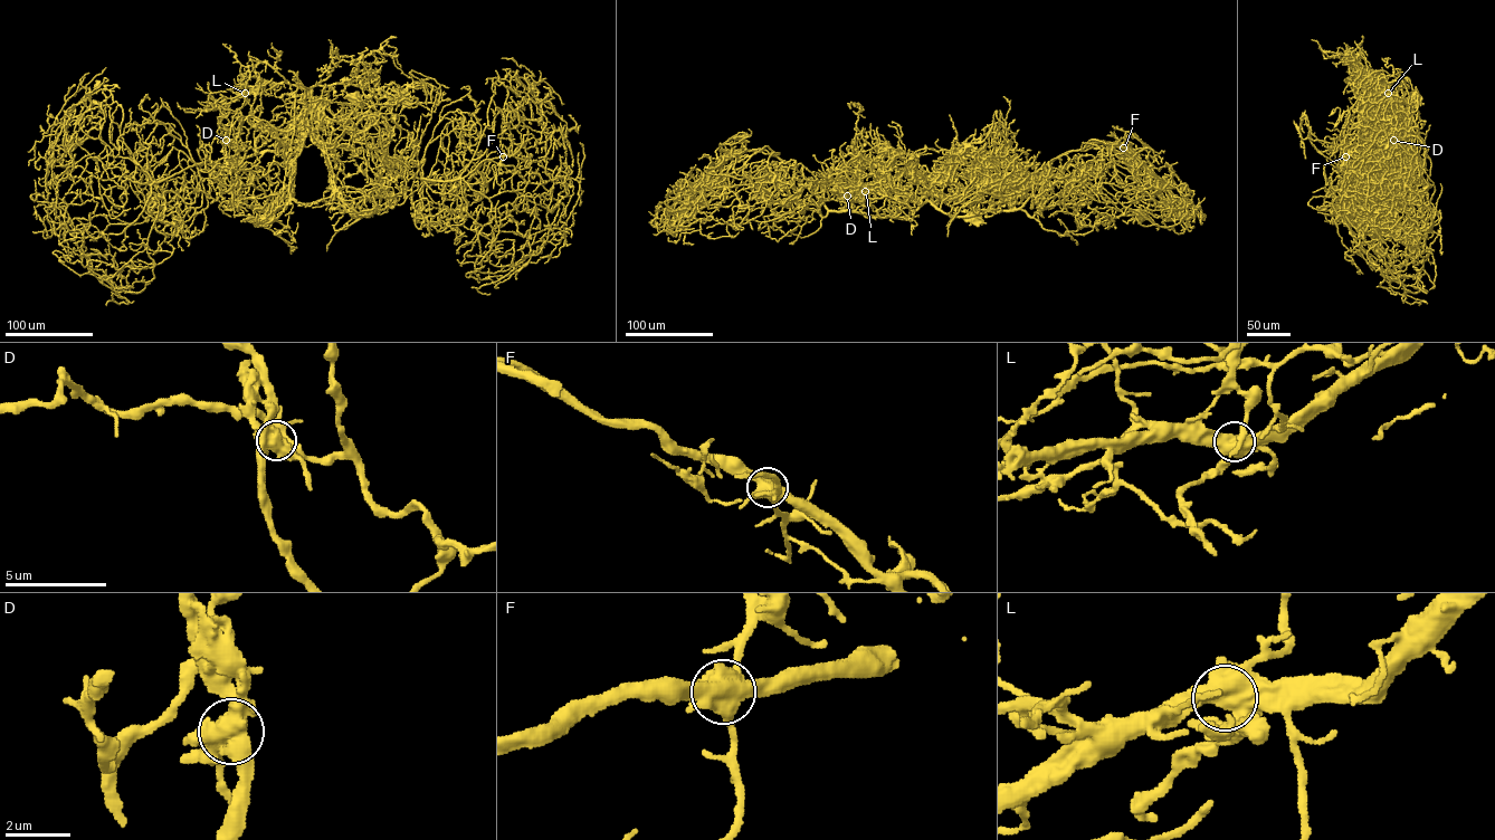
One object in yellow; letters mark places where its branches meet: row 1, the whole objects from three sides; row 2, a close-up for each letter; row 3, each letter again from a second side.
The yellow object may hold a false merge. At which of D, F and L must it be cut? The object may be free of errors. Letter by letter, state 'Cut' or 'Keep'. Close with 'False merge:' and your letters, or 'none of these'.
D: Keep
F: Cut
L: Keep
False merge: F

